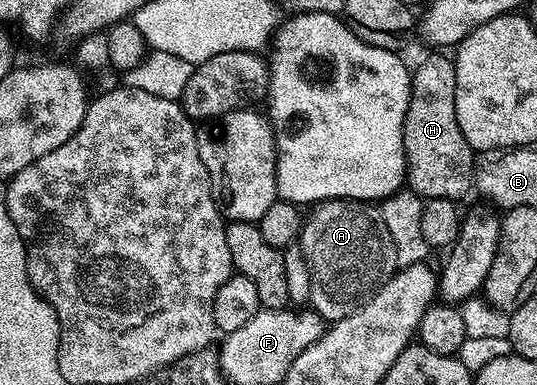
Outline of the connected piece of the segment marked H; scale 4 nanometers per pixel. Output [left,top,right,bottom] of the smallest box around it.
[404,54,476,201]

